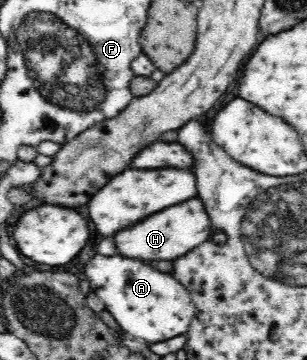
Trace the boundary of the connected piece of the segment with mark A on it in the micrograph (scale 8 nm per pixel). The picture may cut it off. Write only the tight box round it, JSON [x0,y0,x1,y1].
[84,254,195,344]

